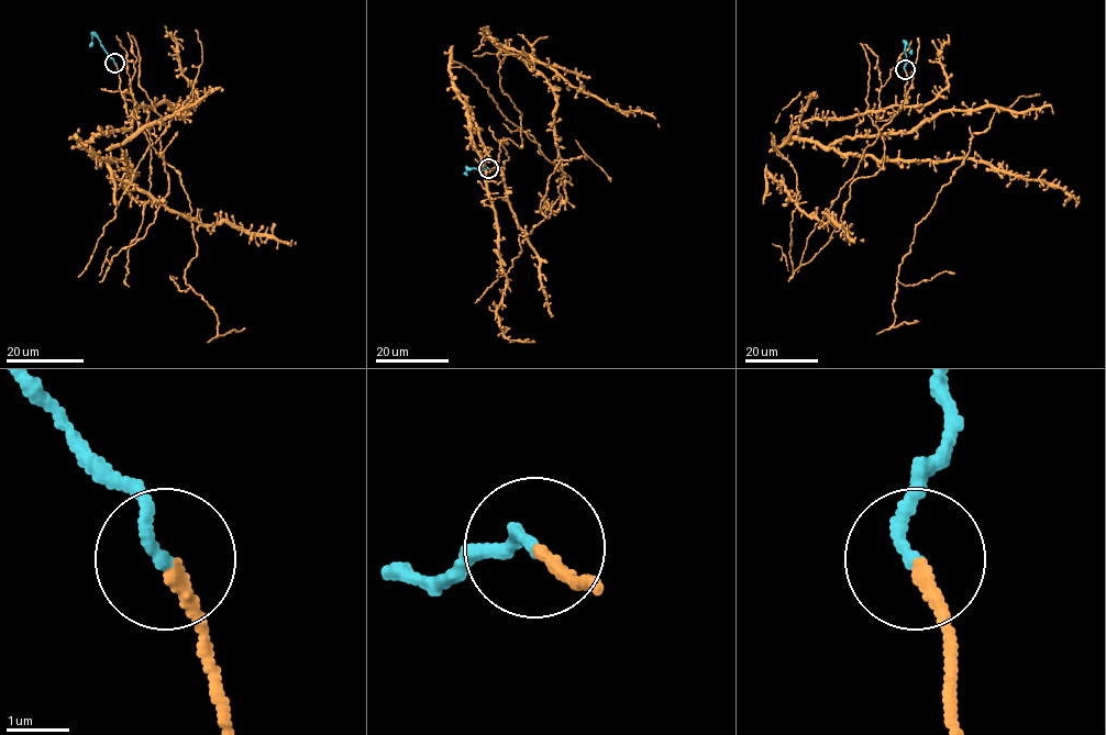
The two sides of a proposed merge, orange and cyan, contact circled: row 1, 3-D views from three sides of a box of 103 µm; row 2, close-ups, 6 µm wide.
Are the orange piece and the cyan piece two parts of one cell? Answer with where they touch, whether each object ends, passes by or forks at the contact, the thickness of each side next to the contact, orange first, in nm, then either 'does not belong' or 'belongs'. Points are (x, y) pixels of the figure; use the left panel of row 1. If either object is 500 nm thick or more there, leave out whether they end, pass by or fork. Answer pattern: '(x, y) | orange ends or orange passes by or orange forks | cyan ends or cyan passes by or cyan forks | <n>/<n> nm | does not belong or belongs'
(114, 63) | orange ends | cyan ends | 220/220 nm | belongs

